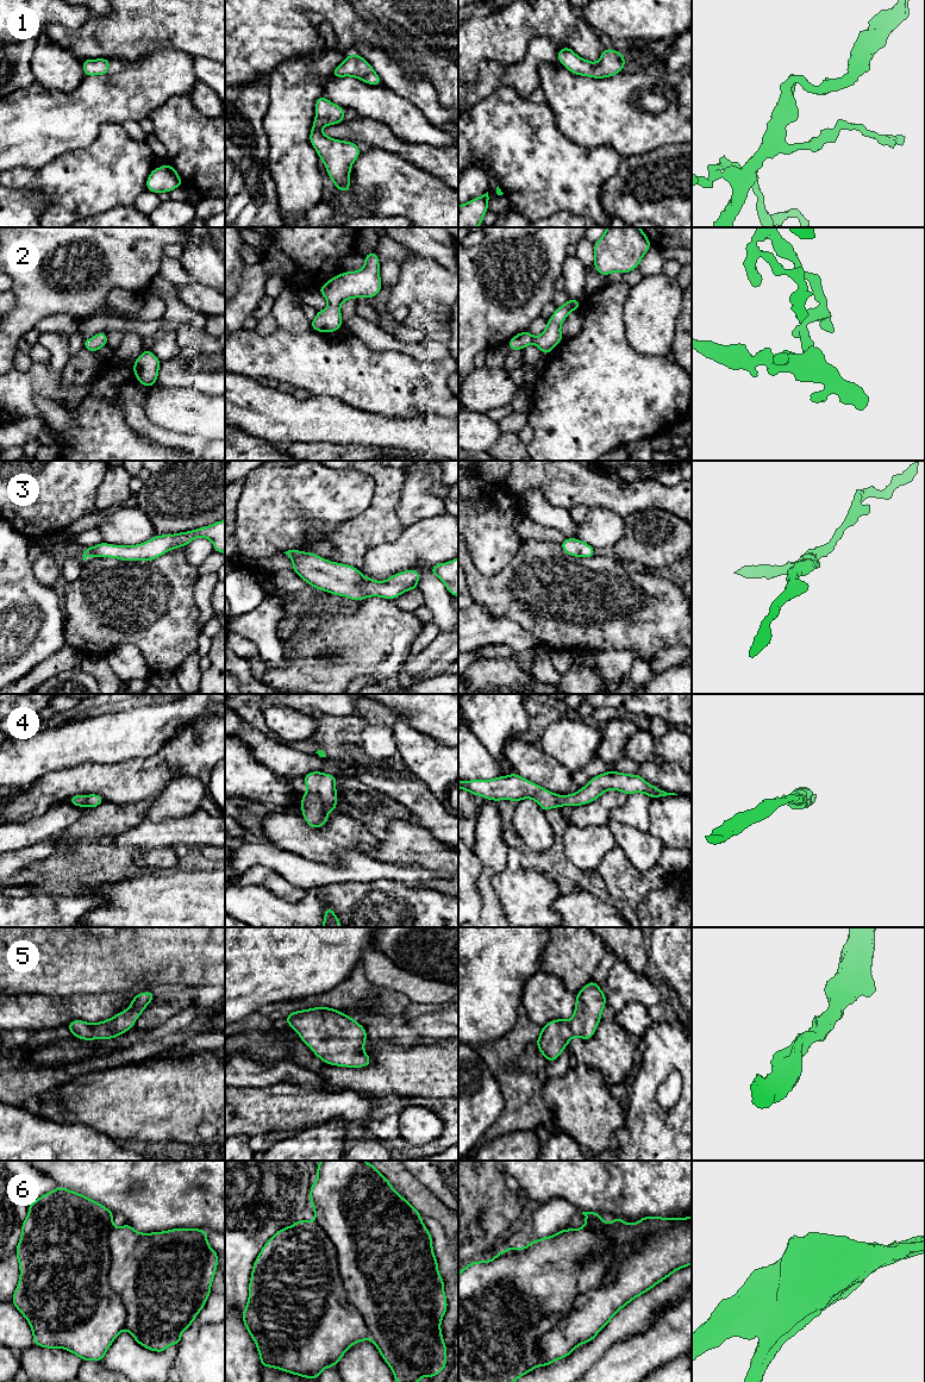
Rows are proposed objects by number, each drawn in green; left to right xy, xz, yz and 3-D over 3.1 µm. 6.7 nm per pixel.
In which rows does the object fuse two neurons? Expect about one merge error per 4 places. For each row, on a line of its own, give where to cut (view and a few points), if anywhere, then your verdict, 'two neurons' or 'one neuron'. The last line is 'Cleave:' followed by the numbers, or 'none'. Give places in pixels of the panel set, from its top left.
1: no cut; one neuron
2: no cut; one neuron
3: no cut; one neuron
4: no cut; one neuron
5: no cut; one neuron
6: cut in yz along (599, 1230), (612, 1262), (538, 1339), (537, 1365); two neurons
Cleave: 6

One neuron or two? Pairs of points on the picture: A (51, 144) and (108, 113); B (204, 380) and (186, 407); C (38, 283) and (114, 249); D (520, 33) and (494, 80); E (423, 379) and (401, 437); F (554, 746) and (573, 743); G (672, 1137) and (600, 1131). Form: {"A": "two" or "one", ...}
{"A": "one", "B": "two", "C": "one", "D": "two", "E": "two", "F": "one", "G": "two"}

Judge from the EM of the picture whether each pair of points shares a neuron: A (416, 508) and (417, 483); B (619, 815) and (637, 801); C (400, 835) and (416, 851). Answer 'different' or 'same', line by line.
A: same
B: same
C: same

